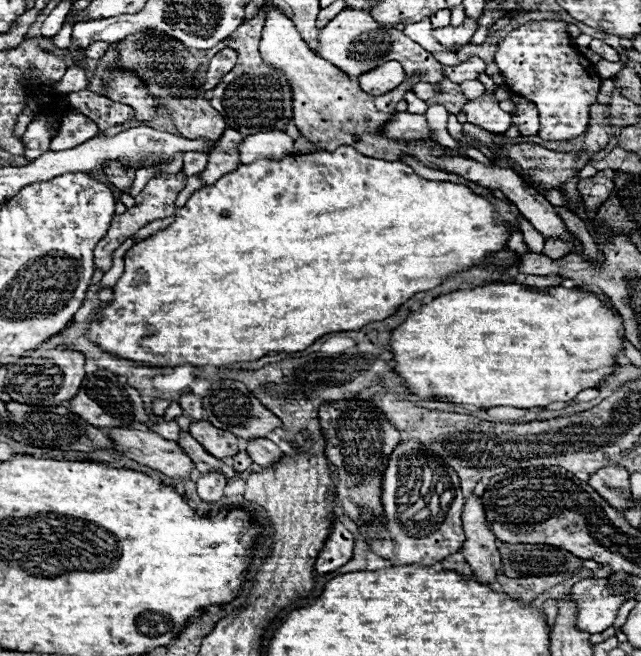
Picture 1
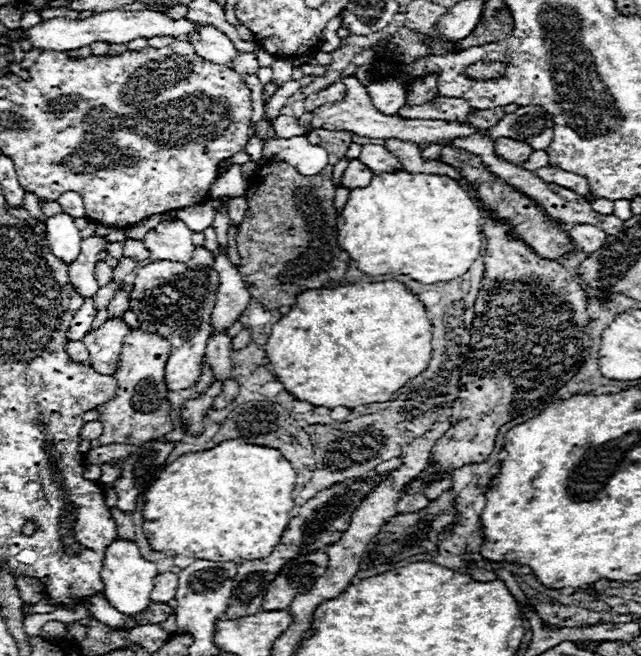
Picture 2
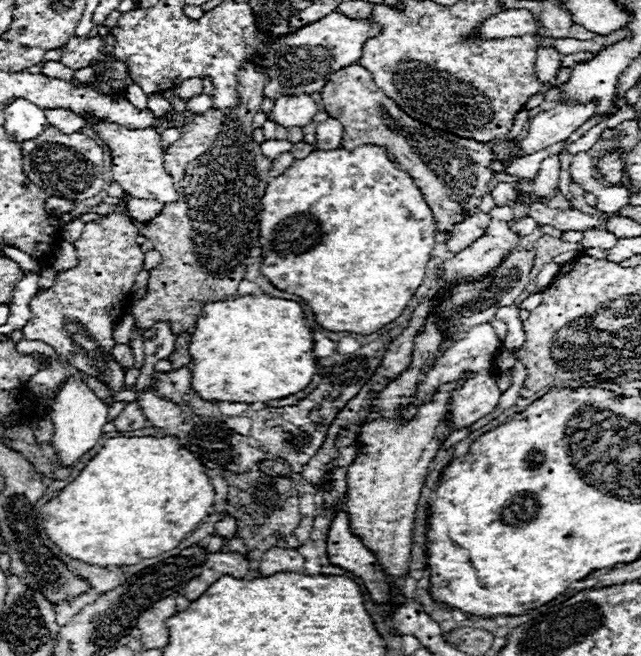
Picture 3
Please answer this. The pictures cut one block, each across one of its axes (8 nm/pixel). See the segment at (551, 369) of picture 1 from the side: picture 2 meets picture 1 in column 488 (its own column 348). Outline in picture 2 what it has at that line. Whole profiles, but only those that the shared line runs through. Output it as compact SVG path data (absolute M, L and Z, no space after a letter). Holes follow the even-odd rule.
M398 280L320 288L318 292L302 292L292 312L284 314L272 326L266 356L276 378L296 400L326 408L356 408L360 404L388 402L408 380L428 368L432 358L432 322L418 296Z

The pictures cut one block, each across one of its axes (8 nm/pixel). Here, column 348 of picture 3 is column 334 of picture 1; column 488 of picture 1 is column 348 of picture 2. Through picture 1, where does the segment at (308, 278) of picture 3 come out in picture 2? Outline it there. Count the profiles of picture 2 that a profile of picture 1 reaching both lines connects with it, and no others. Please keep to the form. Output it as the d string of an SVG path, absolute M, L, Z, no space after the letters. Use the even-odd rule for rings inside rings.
M382 172L374 174L370 186L350 190L350 198L338 218L338 246L348 252L358 270L368 276L408 274L422 284L448 282L462 276L480 256L482 210L468 192L452 178L438 174Z

